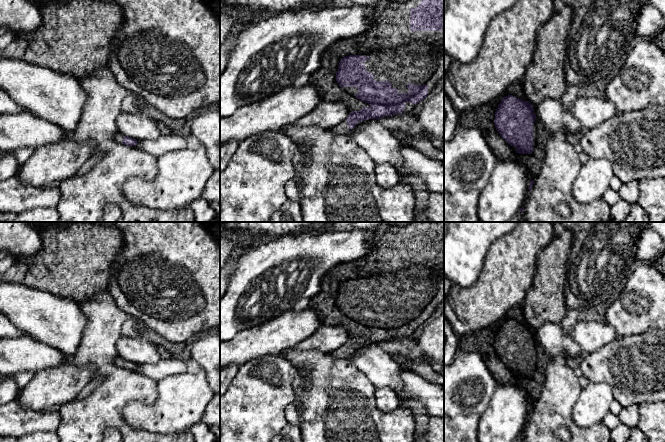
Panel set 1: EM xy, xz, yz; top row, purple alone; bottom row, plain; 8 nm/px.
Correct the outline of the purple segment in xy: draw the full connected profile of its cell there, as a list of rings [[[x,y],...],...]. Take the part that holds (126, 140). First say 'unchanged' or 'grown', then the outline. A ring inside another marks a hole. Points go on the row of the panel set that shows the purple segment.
grown; [[[117,133],[115,135],[115,139],[119,142],[119,143],[122,143],[122,144],[125,144],[125,145],[128,145],[128,146],[134,146],[137,144],[137,140],[136,139],[132,139],[128,136],[124,136],[120,133]]]

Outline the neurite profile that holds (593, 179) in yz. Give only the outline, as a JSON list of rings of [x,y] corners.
[[[589,158],[585,164],[582,164],[572,183],[571,192],[574,199],[581,204],[601,199],[614,176],[611,161],[606,158]]]

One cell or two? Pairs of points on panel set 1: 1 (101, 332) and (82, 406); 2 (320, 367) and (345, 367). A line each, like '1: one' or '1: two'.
1: one
2: one

